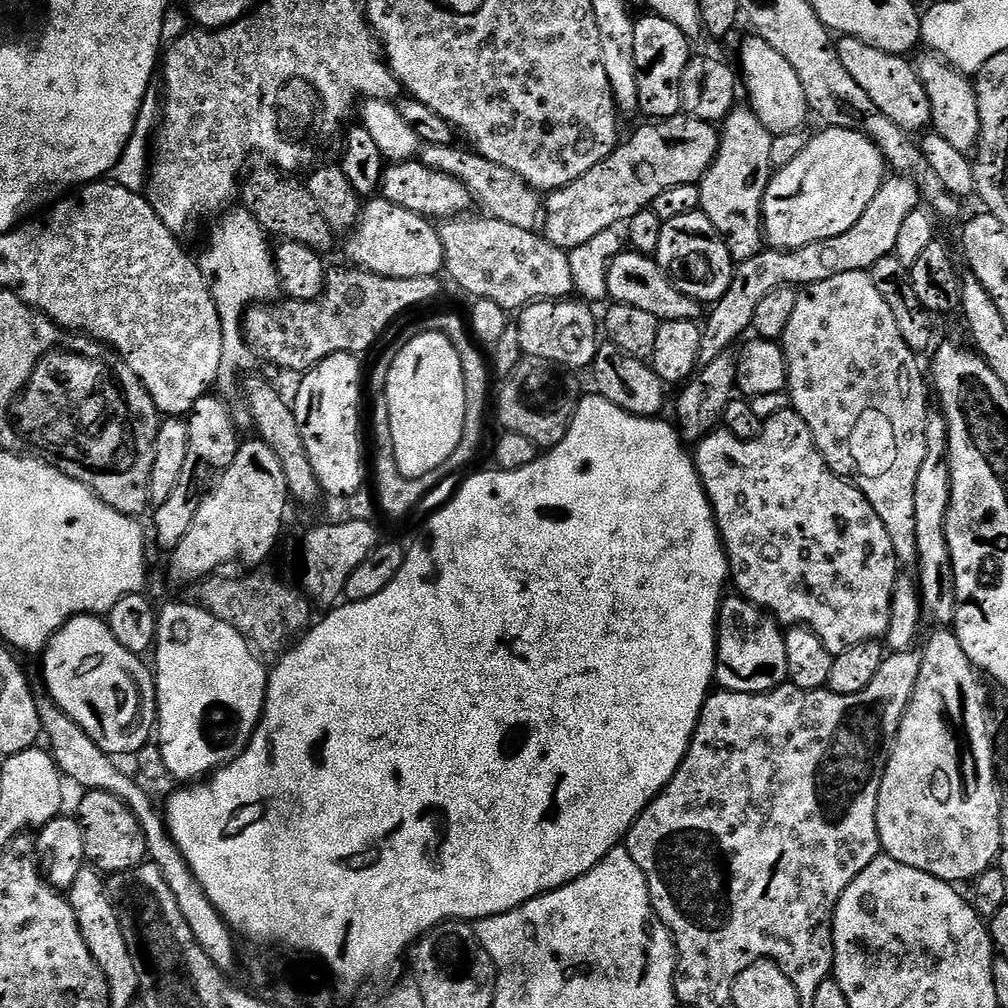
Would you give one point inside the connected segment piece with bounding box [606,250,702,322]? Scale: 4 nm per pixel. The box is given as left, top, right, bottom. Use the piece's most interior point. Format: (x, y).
(633, 279)

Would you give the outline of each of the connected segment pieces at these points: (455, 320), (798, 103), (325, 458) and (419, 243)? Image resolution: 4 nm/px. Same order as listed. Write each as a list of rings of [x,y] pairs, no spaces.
[[[440,316],[434,324],[435,331],[446,334],[458,350],[462,358],[462,374],[466,378],[466,422],[464,423],[464,433],[462,442],[454,454],[450,454],[447,464],[438,466],[438,470],[430,470],[430,474],[422,474],[422,478],[406,478],[402,470],[398,470],[398,462],[394,458],[391,447],[384,446],[376,452],[376,500],[380,503],[380,508],[392,520],[400,520],[403,516],[408,516],[448,475],[452,468],[464,468],[476,456],[476,451],[480,448],[480,443],[484,440],[484,415],[490,412],[490,400],[488,404],[488,372],[490,376],[490,364],[479,352],[477,341],[474,339],[469,325],[460,316]]]
[[[759,38],[751,39],[745,42],[740,52],[739,67],[742,69],[742,88],[748,91],[747,103],[752,113],[773,137],[801,131],[805,127],[803,124],[810,120],[810,113],[798,74],[794,74],[790,62],[786,62],[786,58],[782,58],[774,46]]]
[[[339,352],[333,356],[327,356],[318,366],[314,366],[309,372],[299,377],[300,385],[296,388],[296,400],[291,401],[292,412],[298,418],[298,430],[302,430],[302,442],[306,442],[306,454],[310,454],[310,466],[314,466],[314,474],[320,483],[320,491],[328,496],[352,496],[364,484],[364,444],[360,441],[360,364],[355,355],[350,352]]]
[[[383,198],[369,199],[363,205],[360,223],[347,240],[351,263],[366,272],[390,278],[422,278],[440,276],[445,271],[444,247],[437,225],[427,216],[393,208],[392,203]]]

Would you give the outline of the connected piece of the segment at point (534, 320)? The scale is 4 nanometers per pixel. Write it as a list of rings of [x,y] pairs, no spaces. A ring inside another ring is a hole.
[[[580,298],[534,300],[525,308],[519,309],[520,321],[515,321],[514,327],[518,330],[518,342],[524,355],[554,362],[569,370],[591,369],[596,360],[596,349],[602,343],[602,336],[598,331],[598,316],[592,310],[593,305]]]

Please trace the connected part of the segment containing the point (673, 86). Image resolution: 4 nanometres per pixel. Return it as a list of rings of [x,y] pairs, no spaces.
[[[644,14],[634,26],[634,66],[638,78],[638,102],[640,112],[653,121],[669,120],[671,116],[679,116],[682,112],[682,94],[680,83],[688,61],[692,59],[693,49],[688,49],[690,37],[682,34],[674,22],[666,22],[666,18]]]

